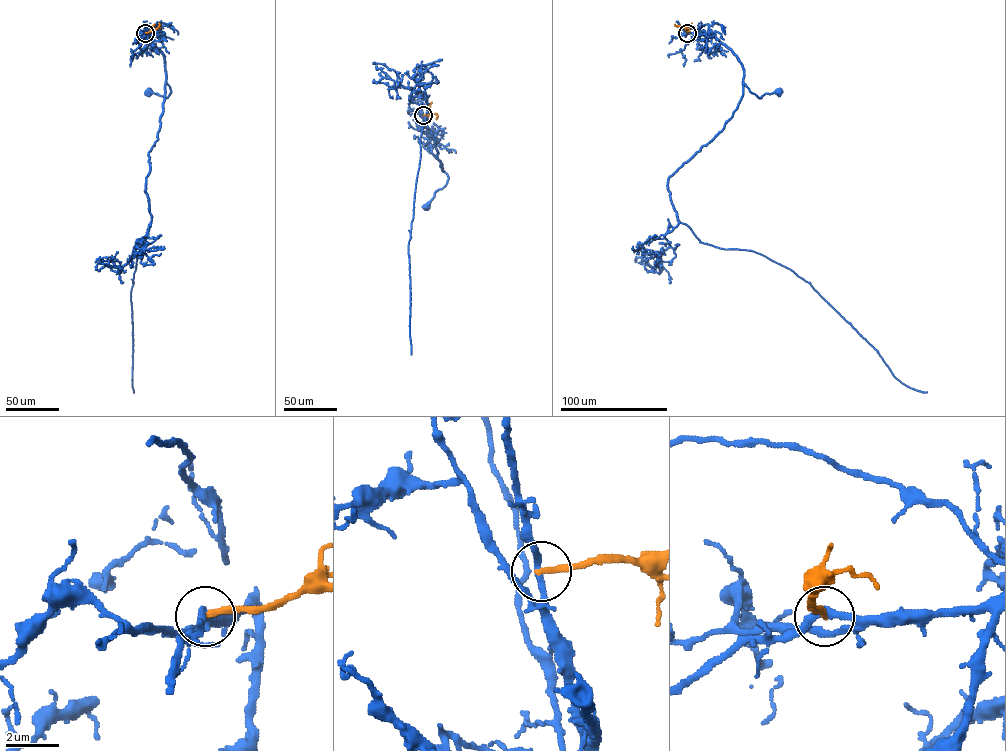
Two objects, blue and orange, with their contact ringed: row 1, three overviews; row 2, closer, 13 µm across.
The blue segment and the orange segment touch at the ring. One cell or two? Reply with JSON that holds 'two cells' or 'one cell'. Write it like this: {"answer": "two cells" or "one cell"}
{"answer": "two cells"}

